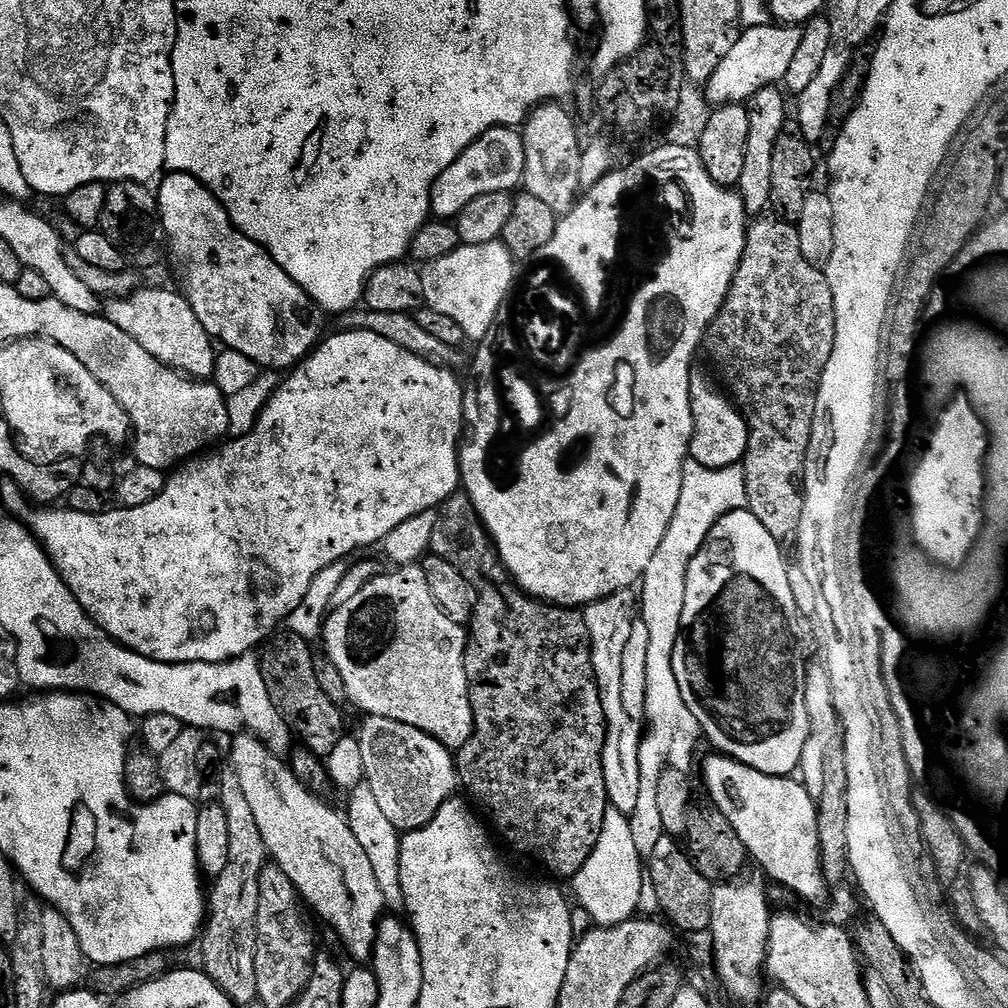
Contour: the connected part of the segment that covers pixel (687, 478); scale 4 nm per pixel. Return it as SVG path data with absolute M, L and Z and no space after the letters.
M694 459L685 460L678 506L674 510L666 536L662 538L662 544L658 546L654 558L650 558L650 566L646 566L644 571L644 593L639 593L638 600L642 605L642 617L650 630L644 699L646 727L639 748L640 796L637 809L630 815L630 832L635 843L640 846L651 845L656 837L664 832L662 814L658 814L658 786L661 774L667 766L673 764L689 771L692 754L703 737L698 718L690 713L689 707L682 699L682 690L678 690L678 678L674 678L672 669L674 646L680 636L688 567L706 542L712 527L728 512L744 510L747 506L748 495L743 467L707 468Z

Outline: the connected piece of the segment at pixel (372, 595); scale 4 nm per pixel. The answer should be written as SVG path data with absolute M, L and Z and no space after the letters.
M400 566L388 571L362 586L346 606L329 611L324 622L322 645L328 651L349 698L361 708L361 713L414 726L429 732L450 750L462 749L474 727L464 665L464 647L468 644L465 629L455 624L440 609L438 602L434 602L423 567Z

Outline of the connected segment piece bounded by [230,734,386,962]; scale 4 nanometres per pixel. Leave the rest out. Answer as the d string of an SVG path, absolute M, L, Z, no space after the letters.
M240 734L233 740L230 768L242 782L269 857L290 878L301 901L309 900L313 910L336 930L356 962L371 961L376 931L386 912L385 901L366 850L359 845L347 819L328 804L308 804L313 793L256 736Z

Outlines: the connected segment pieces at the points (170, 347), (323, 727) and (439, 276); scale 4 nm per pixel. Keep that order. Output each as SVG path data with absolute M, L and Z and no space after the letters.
M144 286L129 296L109 299L106 315L114 326L118 326L118 330L130 334L130 338L134 338L146 354L154 354L154 358L158 358L158 362L167 368L183 372L194 380L208 380L214 374L217 345L202 322L198 322L198 314L194 314L190 302L179 291Z
M285 631L267 641L264 656L259 657L260 683L266 686L278 714L292 731L293 737L316 756L328 758L340 739L346 736L344 716L340 708L328 697L320 676L316 673L313 645L309 641Z
M491 240L482 246L461 244L454 254L446 254L446 258L438 258L420 268L425 305L438 310L438 314L454 318L454 322L466 330L469 341L482 342L493 331L517 283L516 267L516 257L500 240Z

